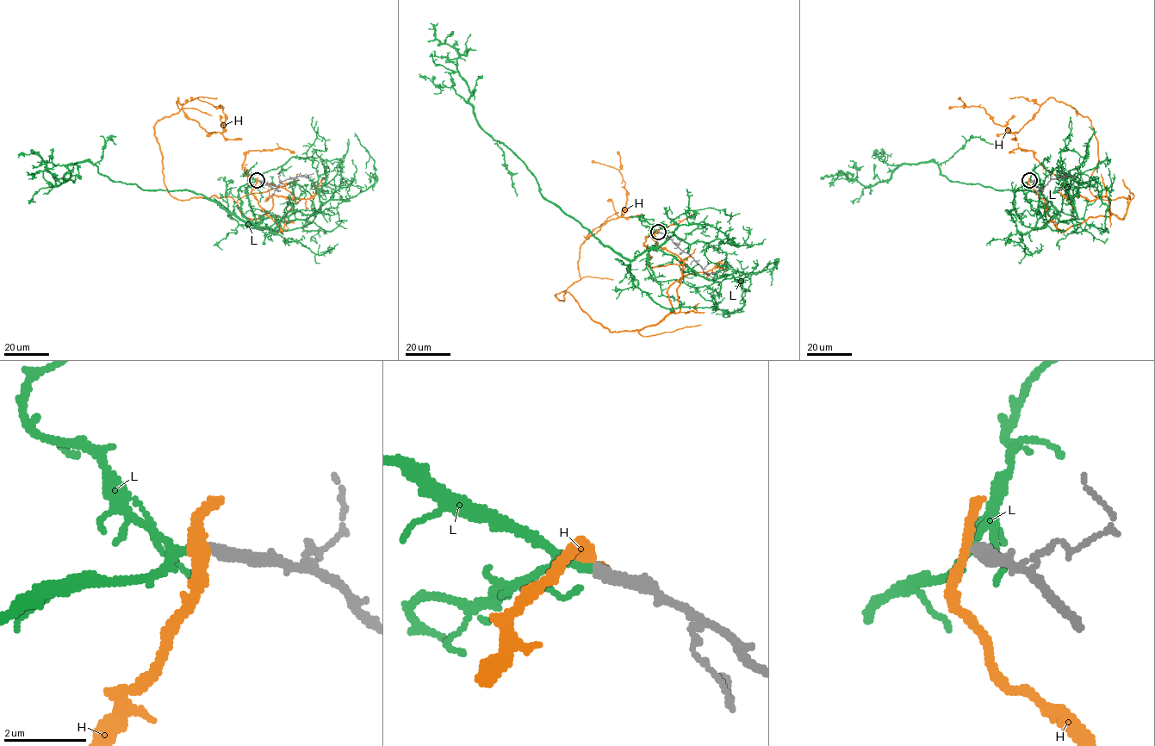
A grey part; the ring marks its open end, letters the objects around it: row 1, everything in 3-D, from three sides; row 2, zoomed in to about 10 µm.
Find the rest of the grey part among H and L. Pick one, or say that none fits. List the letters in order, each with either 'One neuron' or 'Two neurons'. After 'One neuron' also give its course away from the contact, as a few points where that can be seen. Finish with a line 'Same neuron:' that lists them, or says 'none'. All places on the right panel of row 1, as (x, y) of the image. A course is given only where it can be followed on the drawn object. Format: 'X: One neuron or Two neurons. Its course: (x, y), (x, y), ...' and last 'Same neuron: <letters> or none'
H: Two neurons
L: One neuron. Its course: (1029, 180), (1014, 210), (1040, 228), (1058, 213), (1040, 195), (951, 182), (933, 161), (872, 186), (820, 179)
Same neuron: L

